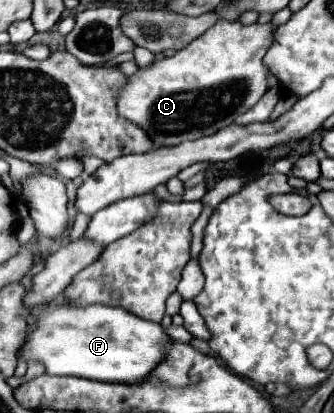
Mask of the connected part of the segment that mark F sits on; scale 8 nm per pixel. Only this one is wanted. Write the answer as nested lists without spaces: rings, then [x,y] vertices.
[[[47,303],[39,307],[37,323],[27,331],[25,343],[19,349],[17,357],[23,359],[25,363],[29,361],[41,363],[47,375],[73,375],[73,377],[85,377],[95,381],[111,381],[111,383],[141,383],[151,373],[151,369],[161,361],[169,341],[171,339],[165,335],[161,325],[143,321],[127,313],[123,307],[99,305],[99,303],[87,307]]]

